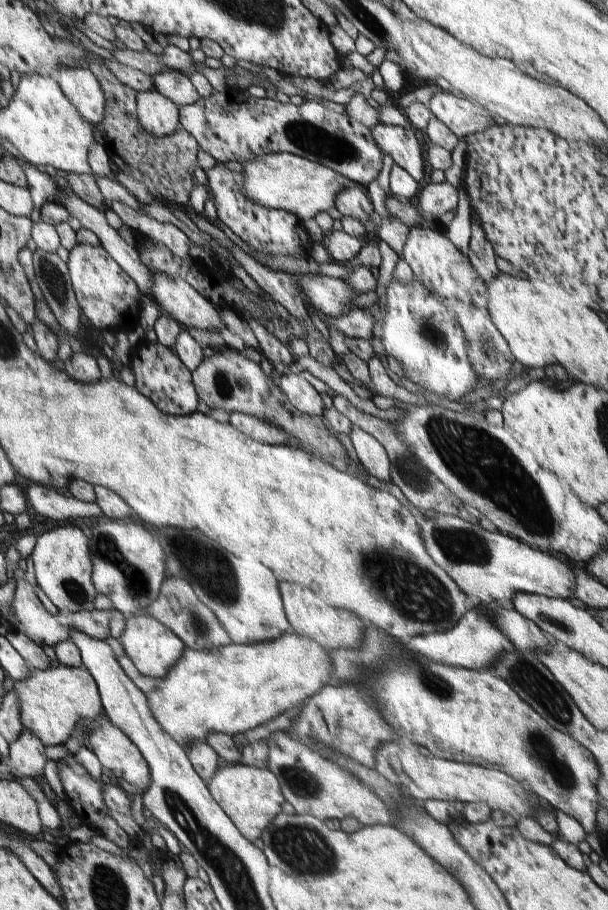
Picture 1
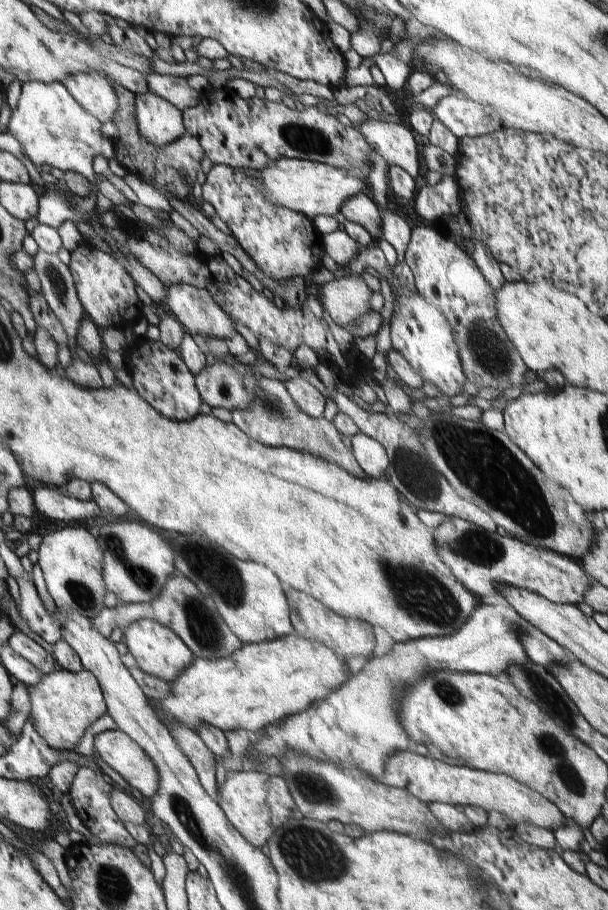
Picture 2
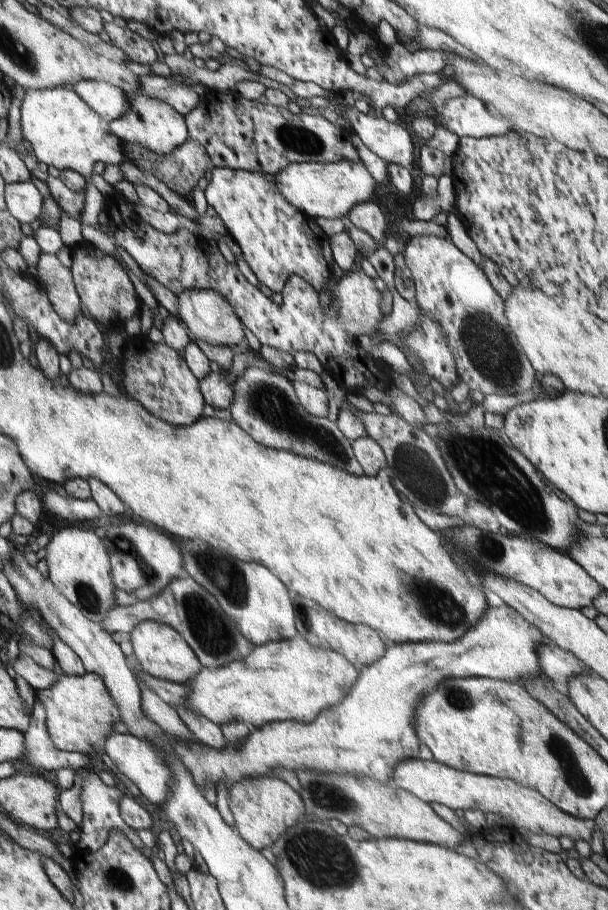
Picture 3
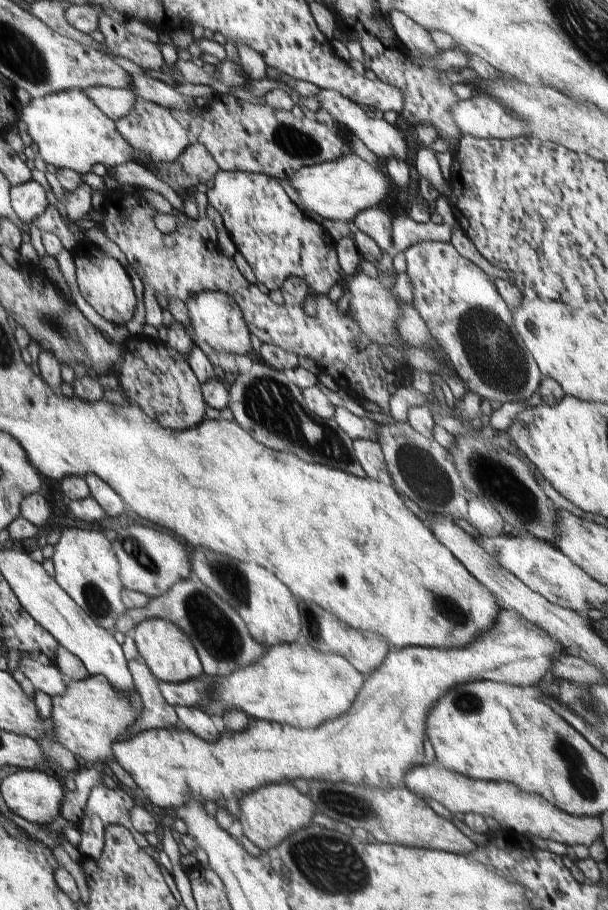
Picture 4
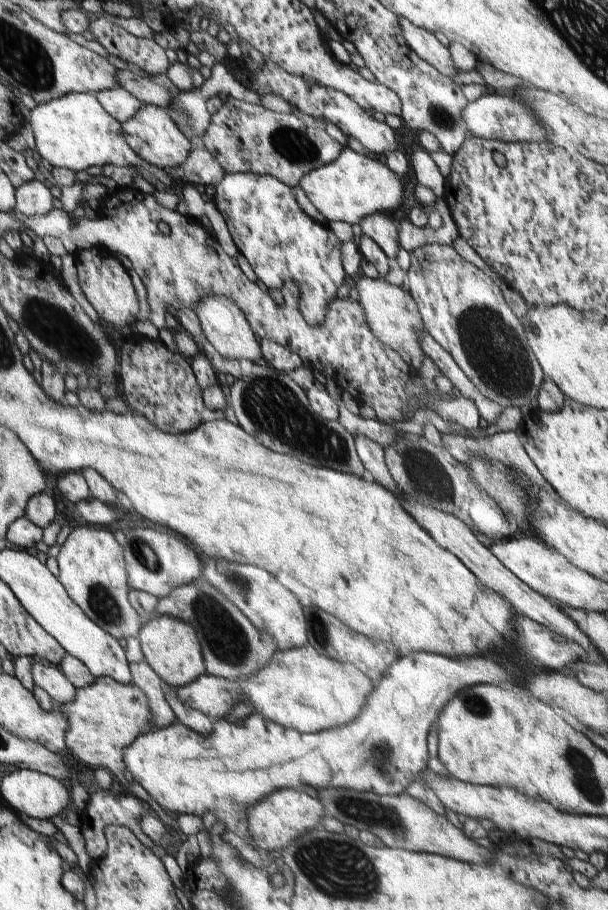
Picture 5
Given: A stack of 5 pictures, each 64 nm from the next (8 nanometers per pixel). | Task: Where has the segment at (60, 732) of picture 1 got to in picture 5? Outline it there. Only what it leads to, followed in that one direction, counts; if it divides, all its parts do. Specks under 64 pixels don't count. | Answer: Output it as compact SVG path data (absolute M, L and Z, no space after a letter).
M97 676L91 684L77 686L73 690L71 700L55 706L57 714L65 720L63 744L67 756L75 760L77 766L103 766L115 776L115 780L121 780L121 772L125 770L121 762L121 748L129 746L137 734L151 732L143 692L135 684L121 686L105 676Z

